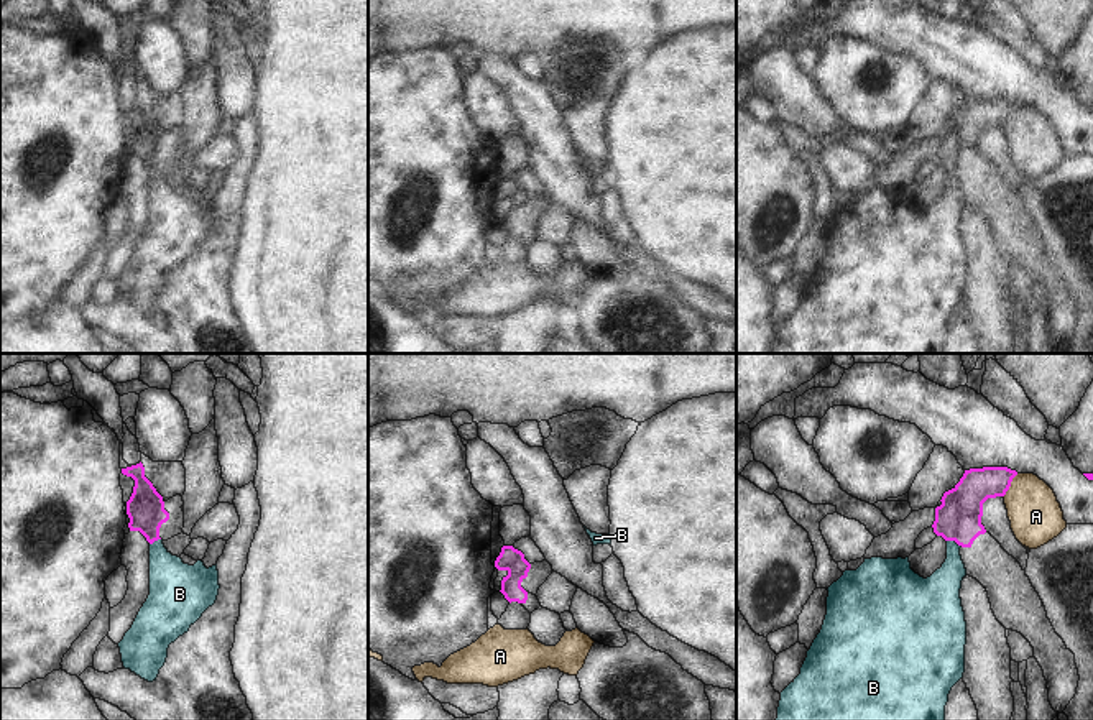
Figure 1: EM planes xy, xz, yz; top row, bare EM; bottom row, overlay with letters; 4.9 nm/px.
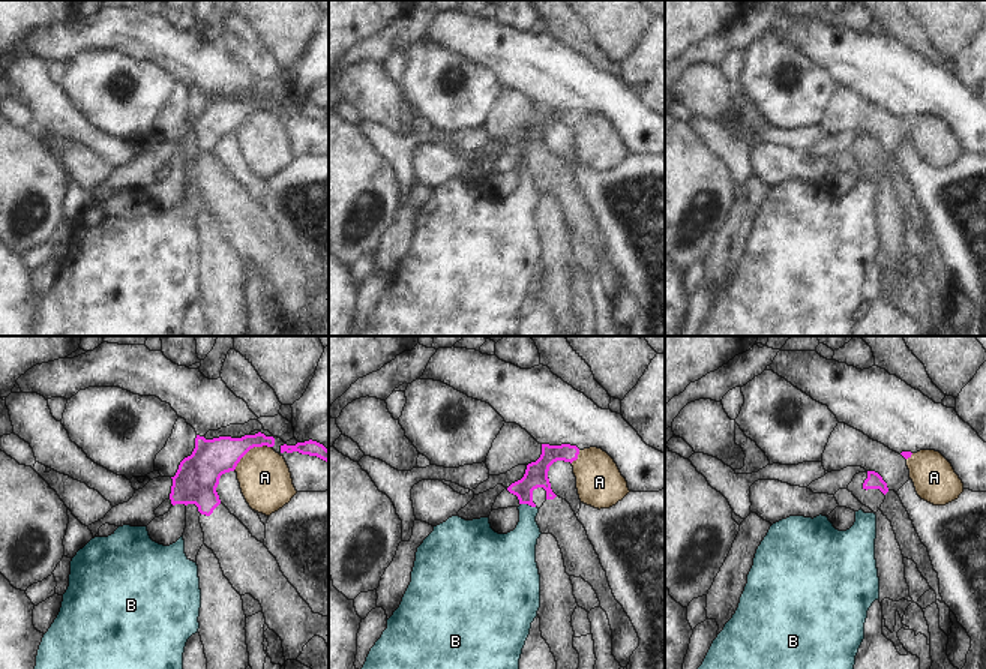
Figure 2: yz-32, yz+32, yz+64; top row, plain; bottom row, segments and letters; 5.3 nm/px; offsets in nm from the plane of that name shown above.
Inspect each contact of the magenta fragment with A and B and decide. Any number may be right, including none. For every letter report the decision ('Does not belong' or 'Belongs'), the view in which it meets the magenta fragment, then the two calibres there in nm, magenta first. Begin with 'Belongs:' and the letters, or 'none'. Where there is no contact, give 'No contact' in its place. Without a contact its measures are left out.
Belongs: B
A: Does not belong. Touches magenta in yz. Thickness 190 nm (magenta) against 260 nm
B: Belongs. Touches magenta in yz. Thickness 220 nm (magenta) against 180 nm

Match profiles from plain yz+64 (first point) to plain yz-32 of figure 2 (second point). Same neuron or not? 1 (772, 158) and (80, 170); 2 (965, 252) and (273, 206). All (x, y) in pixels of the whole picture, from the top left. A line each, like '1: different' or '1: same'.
1: same
2: same

